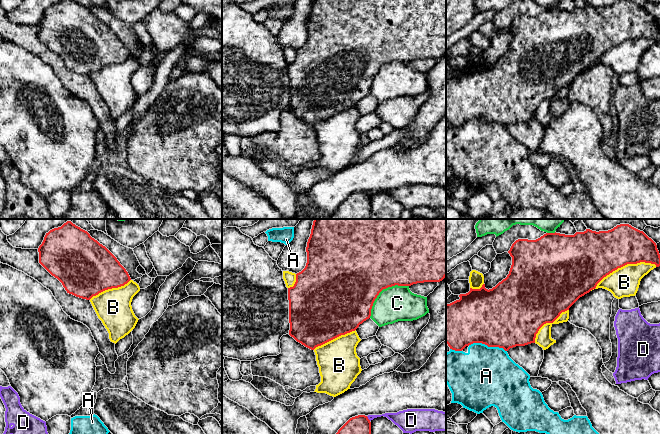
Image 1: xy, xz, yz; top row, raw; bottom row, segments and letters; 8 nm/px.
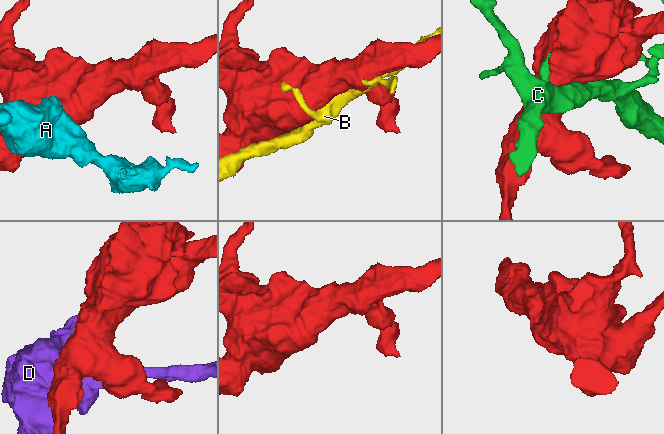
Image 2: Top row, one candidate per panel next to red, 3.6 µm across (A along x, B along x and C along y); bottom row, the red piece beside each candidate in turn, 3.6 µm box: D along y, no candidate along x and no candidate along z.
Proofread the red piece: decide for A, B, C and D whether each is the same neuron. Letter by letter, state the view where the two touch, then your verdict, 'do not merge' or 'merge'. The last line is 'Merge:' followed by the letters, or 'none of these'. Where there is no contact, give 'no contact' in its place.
A: meets red in yz; do not merge
B: meets red in yz; do not merge
C: meets red in xz; do not merge
D: meets red in xz; do not merge
Merge: none of these

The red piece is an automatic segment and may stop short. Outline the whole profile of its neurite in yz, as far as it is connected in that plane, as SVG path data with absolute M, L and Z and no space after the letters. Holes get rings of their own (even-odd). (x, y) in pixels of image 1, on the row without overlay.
M620 0L608 7L596 8L590 5L586 5L584 8L576 8L574 11L565 11L555 8L546 9L536 16L518 15L512 20L508 29L512 33L512 41L509 50L505 55L489 66L485 64L485 60L483 60L480 65L470 64L468 69L459 71L459 76L456 76L450 80L446 80L446 119L450 125L455 127L462 127L466 122L469 122L473 119L482 119L488 123L499 123L503 124L505 127L508 127L510 124L516 122L525 122L531 119L535 119L536 110L544 100L553 99L562 88L569 86L569 84L580 73L595 65L597 60L613 47L627 40L637 40L640 38L655 40L656 43L660 42L660 30L656 19L643 7L634 4L629 0Z

